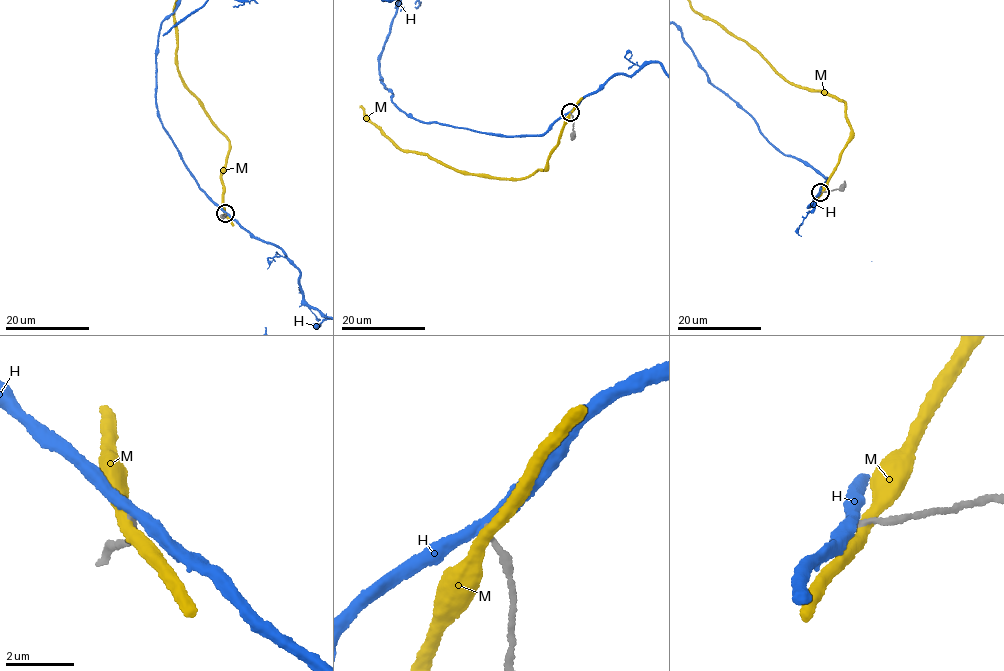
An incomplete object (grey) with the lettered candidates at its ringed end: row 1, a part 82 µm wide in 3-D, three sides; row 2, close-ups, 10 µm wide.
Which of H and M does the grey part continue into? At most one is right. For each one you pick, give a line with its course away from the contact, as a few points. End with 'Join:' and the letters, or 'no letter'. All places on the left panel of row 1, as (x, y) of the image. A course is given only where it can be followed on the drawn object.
Join: no letter

